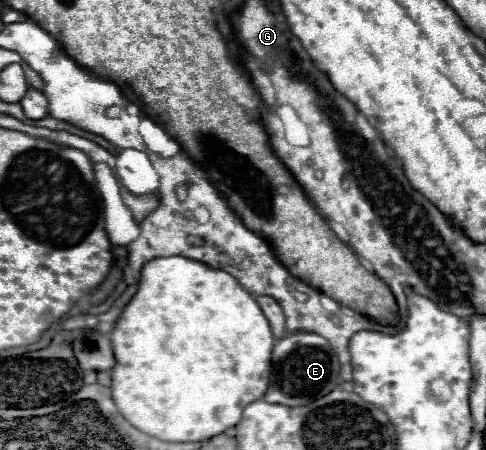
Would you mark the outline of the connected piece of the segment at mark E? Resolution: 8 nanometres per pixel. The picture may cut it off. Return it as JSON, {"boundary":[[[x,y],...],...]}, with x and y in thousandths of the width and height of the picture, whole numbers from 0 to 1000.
{"boundary":[[[603,738],[574,756],[562,773],[562,827],[558,858],[541,889],[586,898],[586,902],[628,902],[648,884],[677,876],[698,853],[698,800],[677,760],[648,738]]]}

